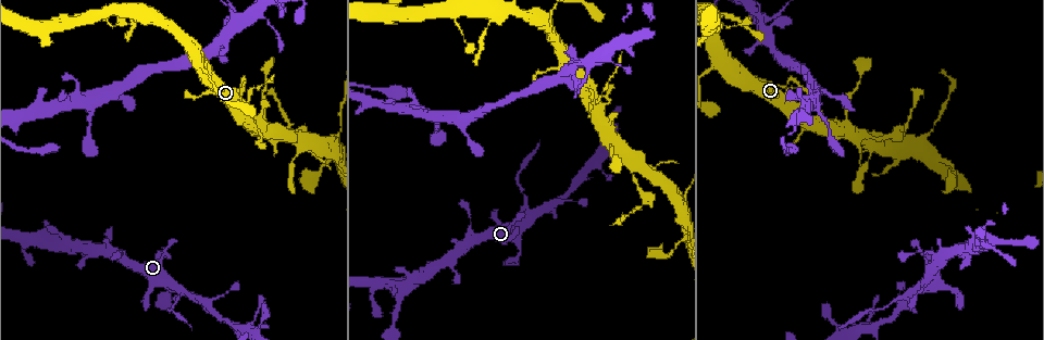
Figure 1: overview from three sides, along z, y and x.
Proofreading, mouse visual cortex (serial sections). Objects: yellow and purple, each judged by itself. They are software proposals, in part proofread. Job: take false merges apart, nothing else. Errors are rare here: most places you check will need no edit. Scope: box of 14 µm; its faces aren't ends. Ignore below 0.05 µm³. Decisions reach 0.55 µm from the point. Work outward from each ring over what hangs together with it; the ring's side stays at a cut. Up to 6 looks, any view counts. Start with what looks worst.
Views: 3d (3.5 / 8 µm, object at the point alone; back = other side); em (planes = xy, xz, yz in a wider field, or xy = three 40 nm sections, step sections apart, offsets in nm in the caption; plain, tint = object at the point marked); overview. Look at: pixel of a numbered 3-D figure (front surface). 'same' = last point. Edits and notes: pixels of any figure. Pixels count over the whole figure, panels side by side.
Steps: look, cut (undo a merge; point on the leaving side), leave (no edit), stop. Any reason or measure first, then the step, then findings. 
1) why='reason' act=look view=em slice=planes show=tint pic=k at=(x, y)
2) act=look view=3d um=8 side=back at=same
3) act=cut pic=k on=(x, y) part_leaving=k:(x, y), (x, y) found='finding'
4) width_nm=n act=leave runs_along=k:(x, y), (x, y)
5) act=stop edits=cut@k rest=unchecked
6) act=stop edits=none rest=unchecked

why='sudden change in width' act=look view=3d um=3.5 pic=1 at=(914, 292)

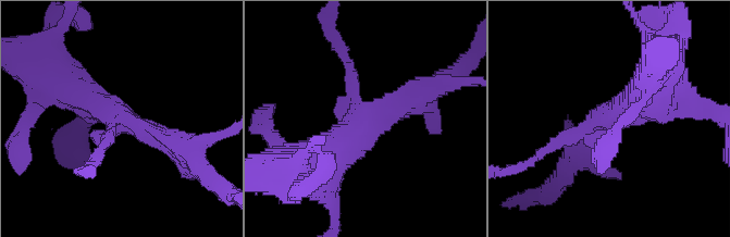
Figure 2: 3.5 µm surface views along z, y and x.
act=cut pic=2 on=(344, 51) part_leaving=2:(353, 83), (330, 30) found='a second cell is stuck on'

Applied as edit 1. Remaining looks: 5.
why='thick turns thin' act=look view=3d um=8 pic=1 at=(898, 136)

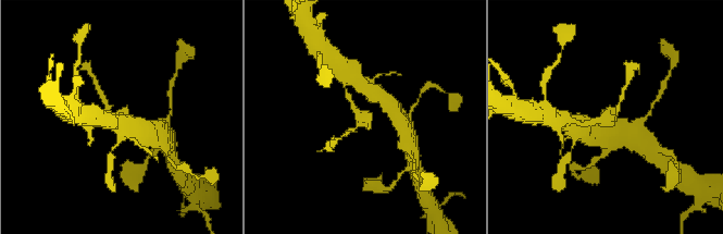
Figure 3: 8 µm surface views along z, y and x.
why='shape alone is not enough' act=look view=em slice=xy step=1 show=tint pic=3 at=(606, 119)

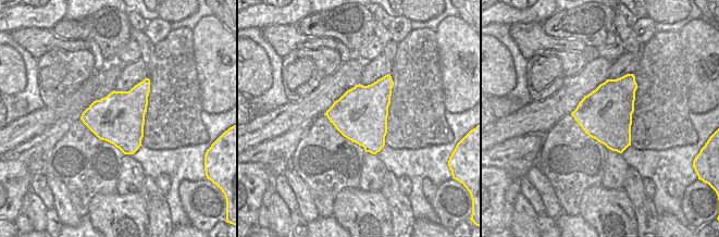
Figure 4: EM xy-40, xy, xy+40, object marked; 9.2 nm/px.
act=cut pic=3 on=(103, 99) part_leaving=3:(109, 109), (92, 75) found='two cells meet here'

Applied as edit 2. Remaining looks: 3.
act=stop edits=cut@2,cut@3 rest=unchecked

